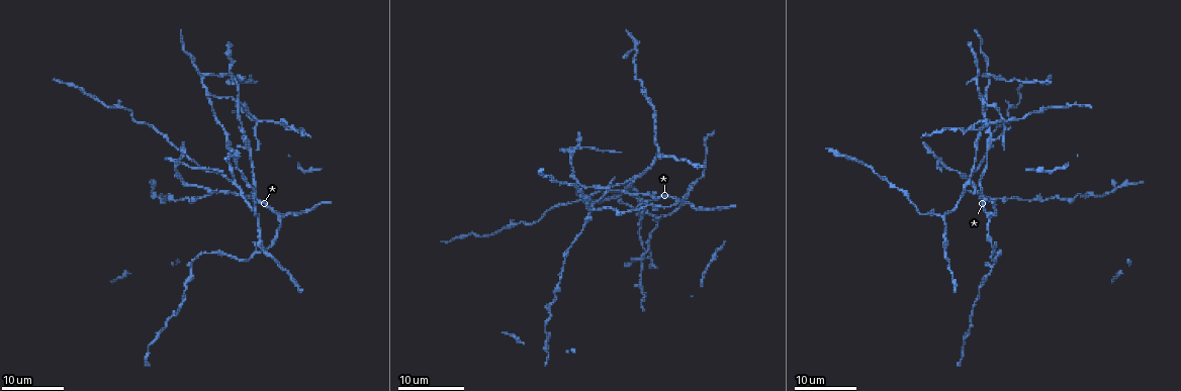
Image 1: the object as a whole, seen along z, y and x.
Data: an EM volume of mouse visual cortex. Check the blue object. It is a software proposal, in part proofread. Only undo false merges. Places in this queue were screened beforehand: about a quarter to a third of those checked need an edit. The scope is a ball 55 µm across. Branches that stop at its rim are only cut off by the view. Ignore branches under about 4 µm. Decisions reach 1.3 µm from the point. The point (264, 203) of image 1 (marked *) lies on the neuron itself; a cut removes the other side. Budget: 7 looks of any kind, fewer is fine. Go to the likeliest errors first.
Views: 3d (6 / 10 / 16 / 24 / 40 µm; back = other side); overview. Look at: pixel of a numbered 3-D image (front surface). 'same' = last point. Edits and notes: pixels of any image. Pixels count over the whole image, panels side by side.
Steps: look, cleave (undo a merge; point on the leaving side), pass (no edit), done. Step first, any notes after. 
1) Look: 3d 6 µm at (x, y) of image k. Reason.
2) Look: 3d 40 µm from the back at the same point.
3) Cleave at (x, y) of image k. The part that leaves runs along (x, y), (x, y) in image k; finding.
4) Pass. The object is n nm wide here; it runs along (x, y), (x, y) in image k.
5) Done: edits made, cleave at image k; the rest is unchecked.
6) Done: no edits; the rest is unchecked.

Look: 3d 24 µm at (209, 191) of image 1. Looks like a crossing.

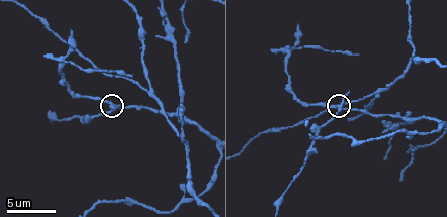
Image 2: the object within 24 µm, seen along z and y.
Look: 3d 10 µm at (113, 110) of image 2.

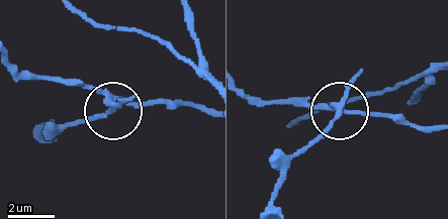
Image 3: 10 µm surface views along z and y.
Cleave at (97, 114) of image 3. 4 arms meet here; the part that leaves runs along (334, 108), (328, 125), (289, 166), (276, 206) in image 3; two neurons meet here.

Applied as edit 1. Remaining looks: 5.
Look: overview.

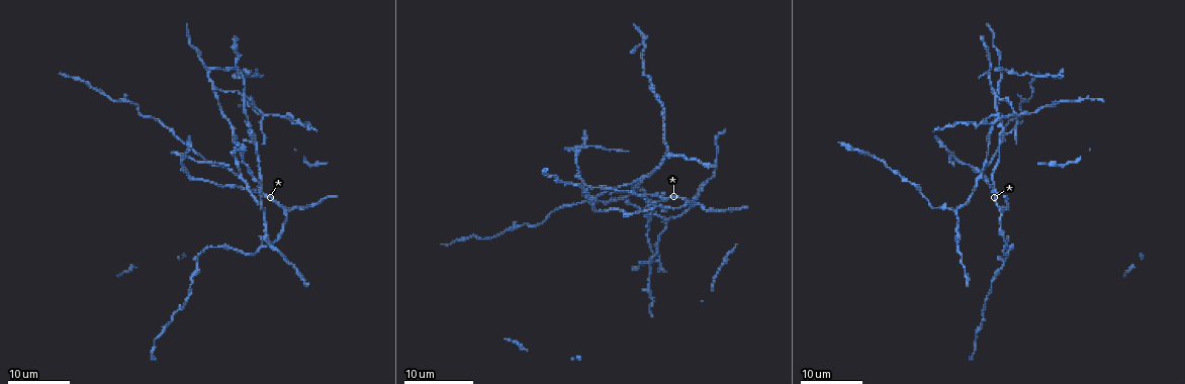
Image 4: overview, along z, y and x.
Look: 3d 16 µm at (997, 97) of image 4. Looks like a crossing.

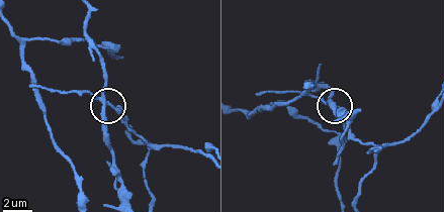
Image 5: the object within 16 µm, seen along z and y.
Look: 3d 6 µm at (110, 105) of image 5.

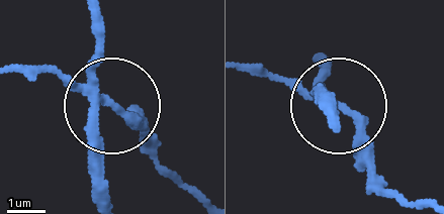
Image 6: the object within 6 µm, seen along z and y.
Cleave at (131, 119) of image 6. The side arm is 31 µm long; the part that leaves runs along (94, 97), (119, 107), (206, 194) in image 6; a second neuron is stuck on.

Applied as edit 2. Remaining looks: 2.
Done: edits made, cleave at image 3, cleave at image 6; the rest is unchecked.

